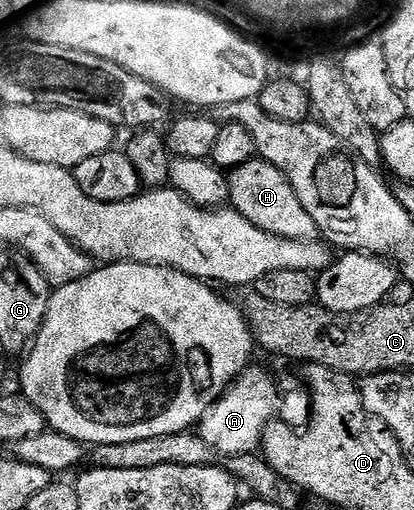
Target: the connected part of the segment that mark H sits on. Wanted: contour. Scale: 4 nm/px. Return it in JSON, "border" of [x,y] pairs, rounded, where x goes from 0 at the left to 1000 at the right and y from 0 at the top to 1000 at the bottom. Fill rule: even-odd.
{"border":[[[614,312],[587,320],[587,327],[551,333],[553,392],[551,400],[570,418],[587,422],[626,453],[645,453],[684,469],[751,473],[768,463],[771,451],[761,429],[732,414],[732,398],[722,398],[722,382],[713,382],[713,367],[693,351],[693,343],[674,327],[655,320]]]}

